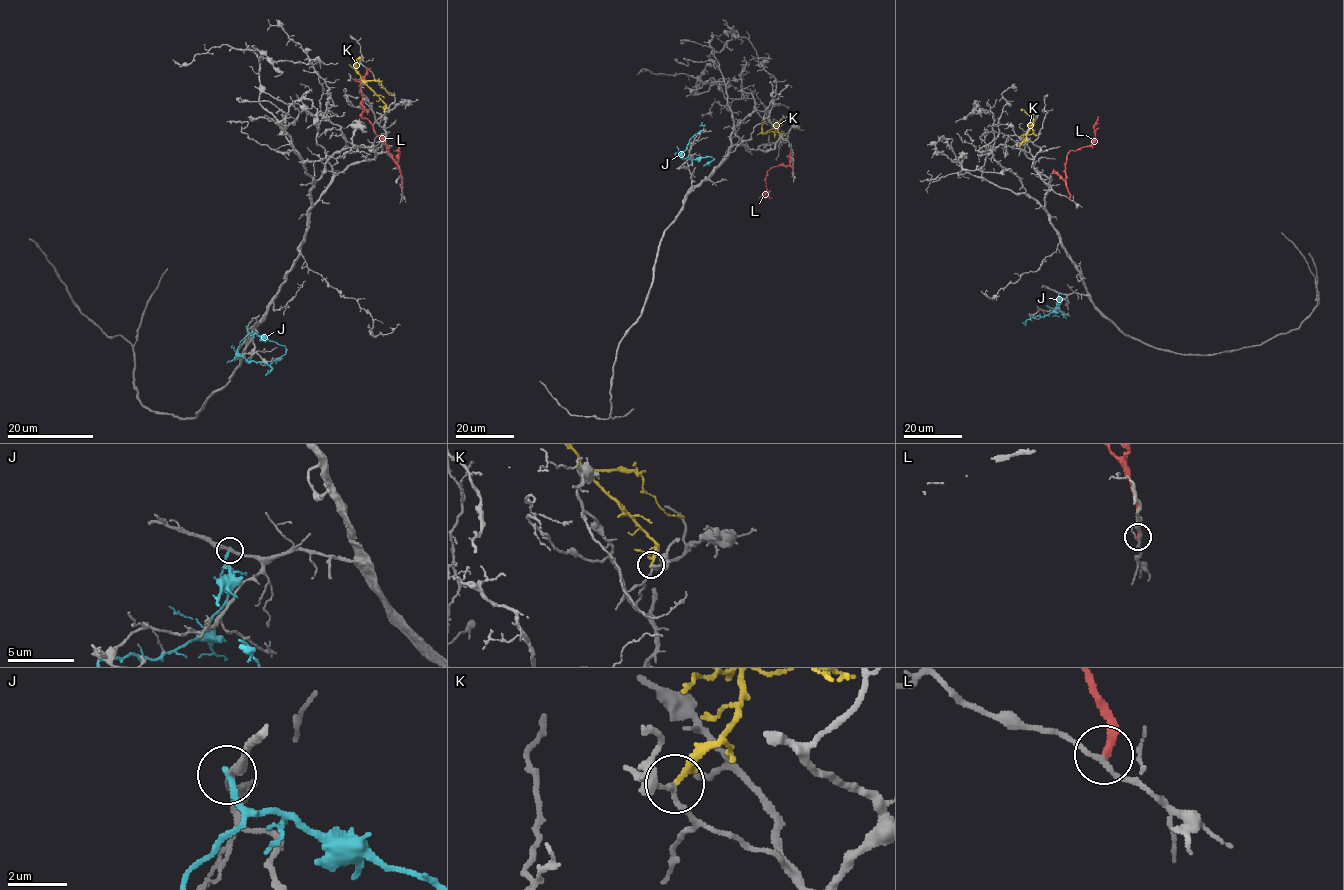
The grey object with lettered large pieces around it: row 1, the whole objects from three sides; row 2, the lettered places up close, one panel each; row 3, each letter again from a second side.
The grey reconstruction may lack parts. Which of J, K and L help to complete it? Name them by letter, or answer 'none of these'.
none of these

